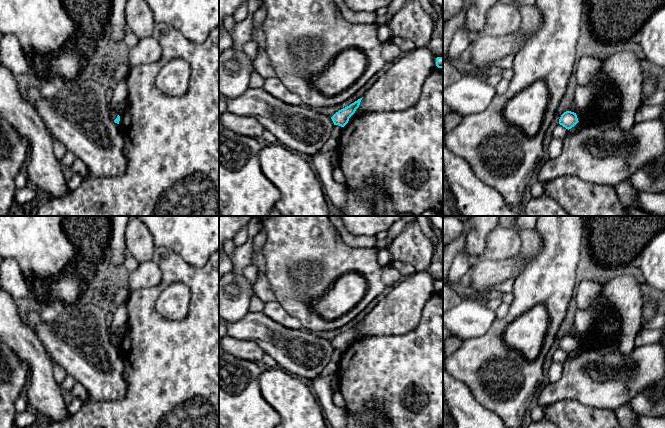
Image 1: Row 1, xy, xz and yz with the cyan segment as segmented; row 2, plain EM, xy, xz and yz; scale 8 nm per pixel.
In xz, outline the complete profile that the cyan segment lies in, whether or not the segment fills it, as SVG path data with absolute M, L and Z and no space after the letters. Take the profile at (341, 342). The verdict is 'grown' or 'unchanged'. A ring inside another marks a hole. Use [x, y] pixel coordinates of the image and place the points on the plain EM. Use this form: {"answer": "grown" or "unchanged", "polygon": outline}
{"answer": "unchanged", "polygon": "M362 322L336 336L331 341L334 349L344 351L348 347L349 342L355 337L356 333L359 331L361 324Z"}

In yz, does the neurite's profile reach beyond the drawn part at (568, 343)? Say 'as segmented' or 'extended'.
as segmented

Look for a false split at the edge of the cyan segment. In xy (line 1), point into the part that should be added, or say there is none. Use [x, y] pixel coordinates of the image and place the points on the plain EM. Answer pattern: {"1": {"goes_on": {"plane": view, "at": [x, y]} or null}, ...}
{"1": {"goes_on": null}}

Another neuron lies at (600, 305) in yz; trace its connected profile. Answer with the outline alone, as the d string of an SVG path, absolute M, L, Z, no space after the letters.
M599 295L593 303L589 306L588 312L596 320L603 316L603 314L612 309L612 304L609 303L603 295Z

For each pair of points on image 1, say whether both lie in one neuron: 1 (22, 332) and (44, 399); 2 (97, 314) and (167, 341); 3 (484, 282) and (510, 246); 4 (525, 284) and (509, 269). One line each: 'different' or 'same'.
1: same
2: different
3: different
4: different

